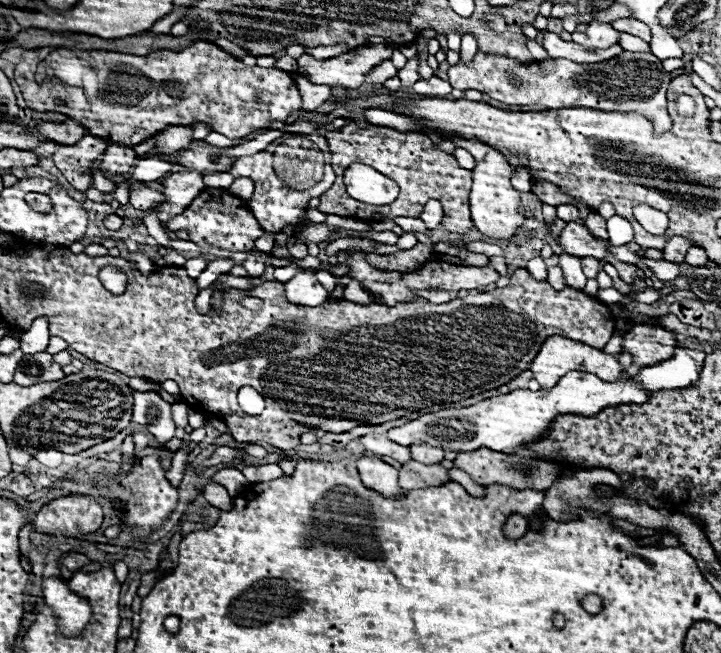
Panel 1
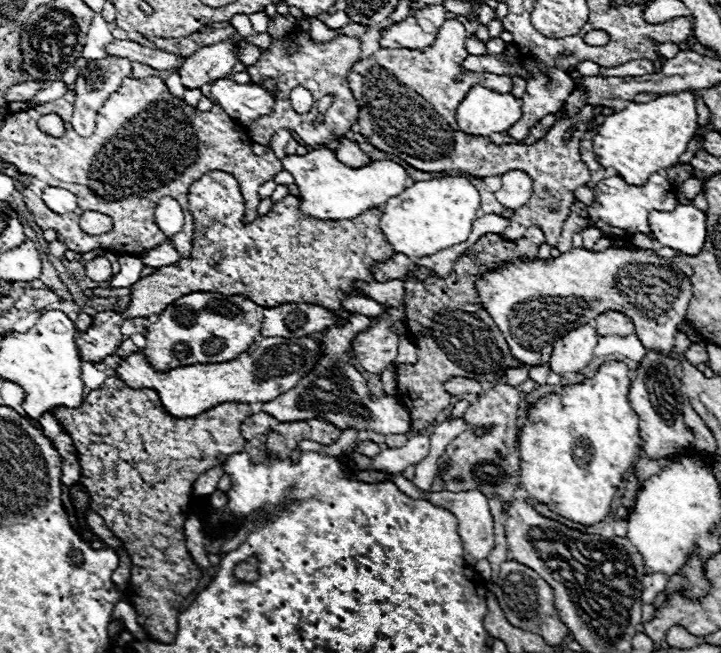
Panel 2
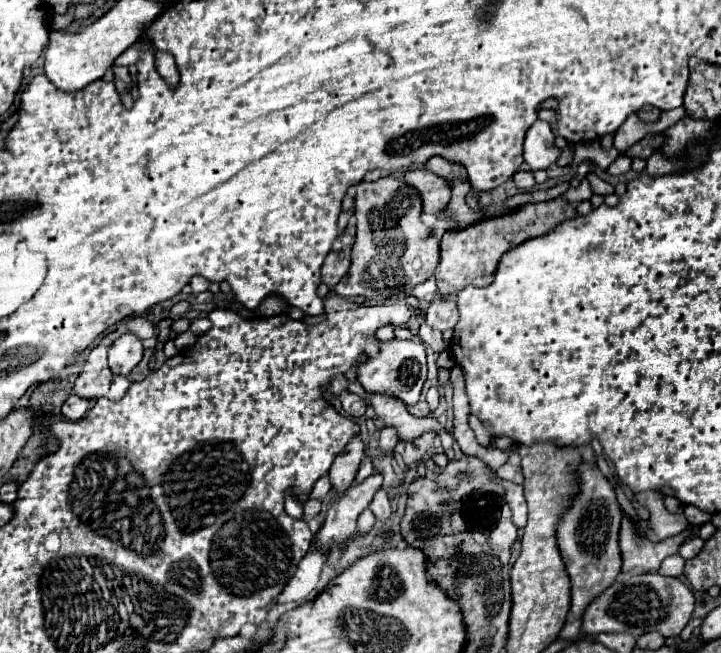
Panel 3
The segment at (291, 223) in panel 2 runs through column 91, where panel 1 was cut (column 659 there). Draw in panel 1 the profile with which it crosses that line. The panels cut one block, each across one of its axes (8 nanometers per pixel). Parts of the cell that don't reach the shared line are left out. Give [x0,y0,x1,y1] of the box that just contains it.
[622,324,676,368]

